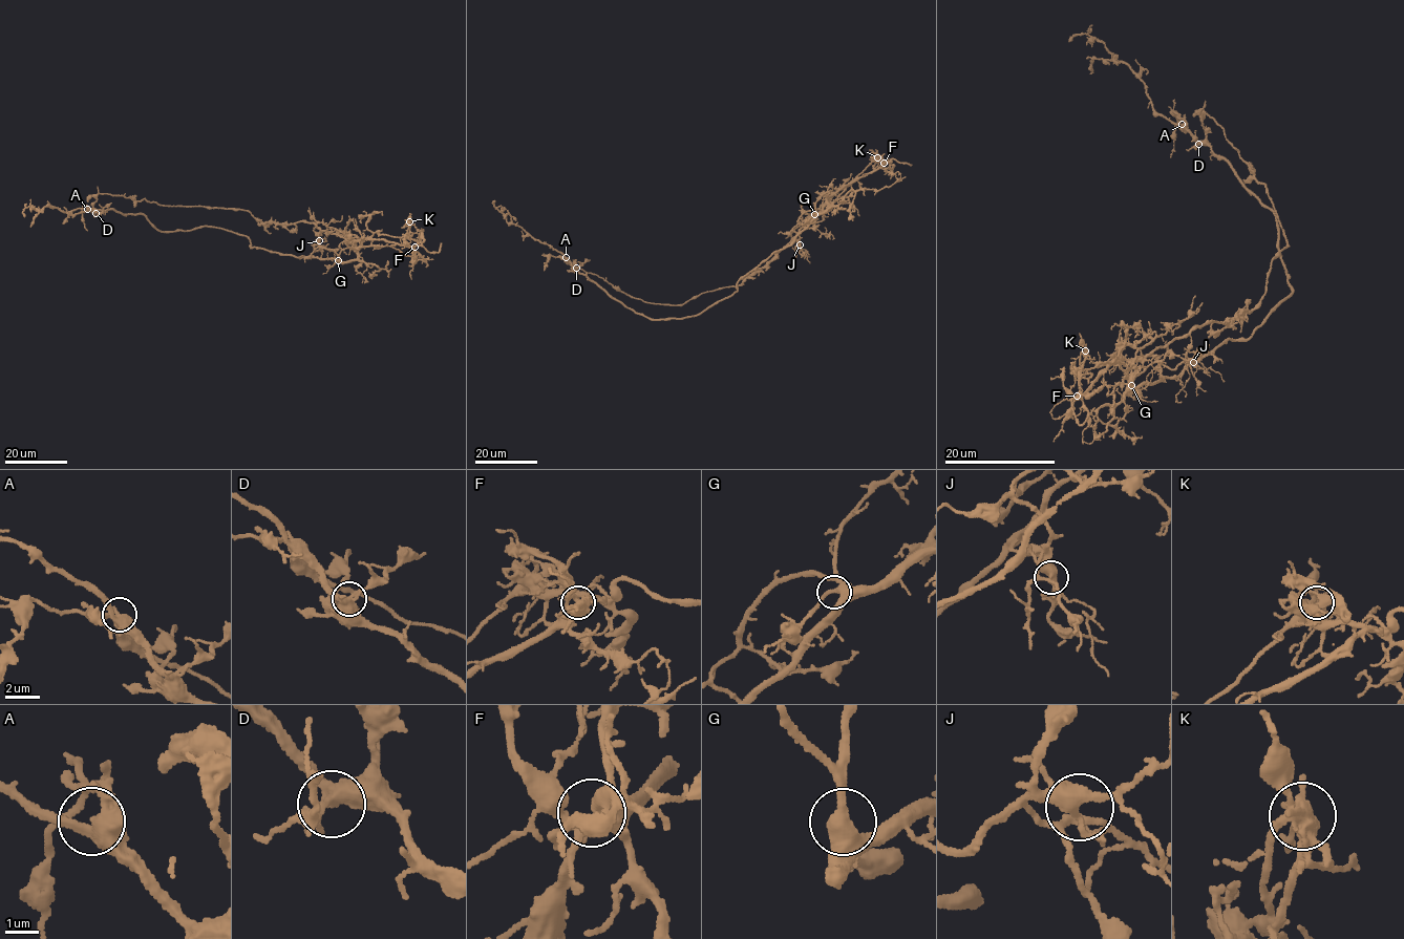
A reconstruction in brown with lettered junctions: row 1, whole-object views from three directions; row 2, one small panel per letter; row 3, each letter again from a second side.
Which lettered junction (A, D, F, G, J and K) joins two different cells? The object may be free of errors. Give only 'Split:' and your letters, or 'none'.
Split: K

